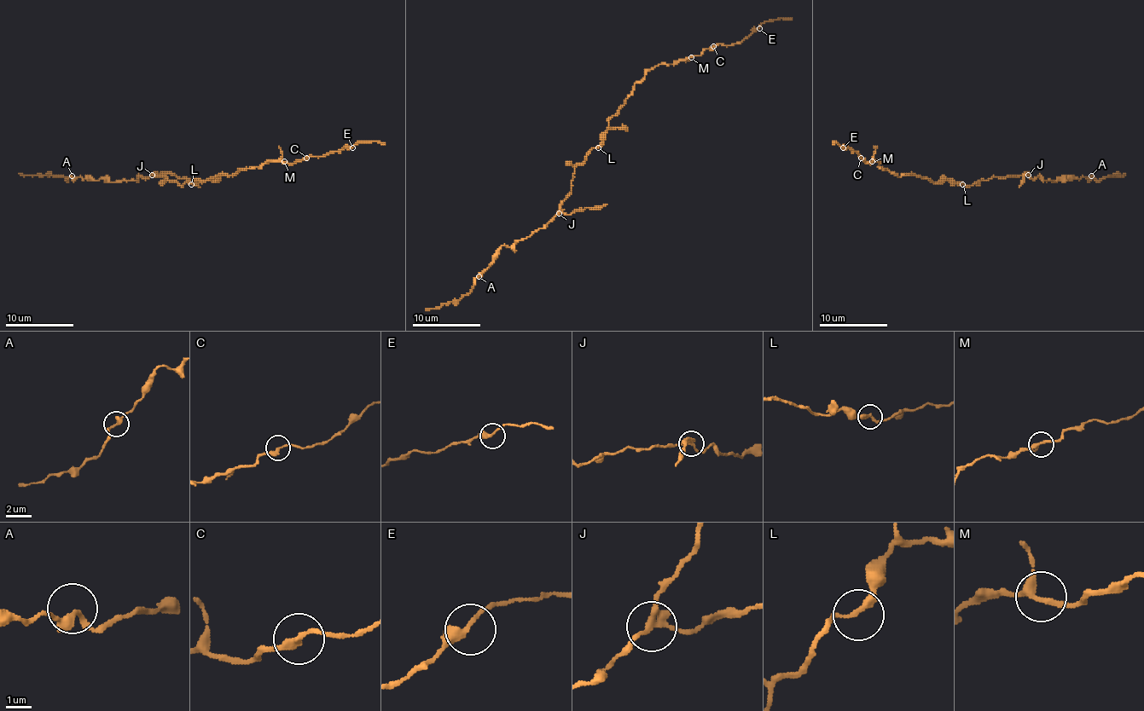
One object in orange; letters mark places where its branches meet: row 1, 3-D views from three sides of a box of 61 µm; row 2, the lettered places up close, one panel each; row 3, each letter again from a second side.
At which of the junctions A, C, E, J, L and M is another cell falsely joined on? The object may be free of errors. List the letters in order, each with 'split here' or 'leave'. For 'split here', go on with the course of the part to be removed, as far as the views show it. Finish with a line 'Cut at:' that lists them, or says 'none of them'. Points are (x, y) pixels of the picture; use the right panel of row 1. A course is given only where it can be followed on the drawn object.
A: leave
C: leave
E: leave
J: split here | (1028, 176), (1023, 177), (1019, 187)
L: leave
M: leave
Cut at: J

